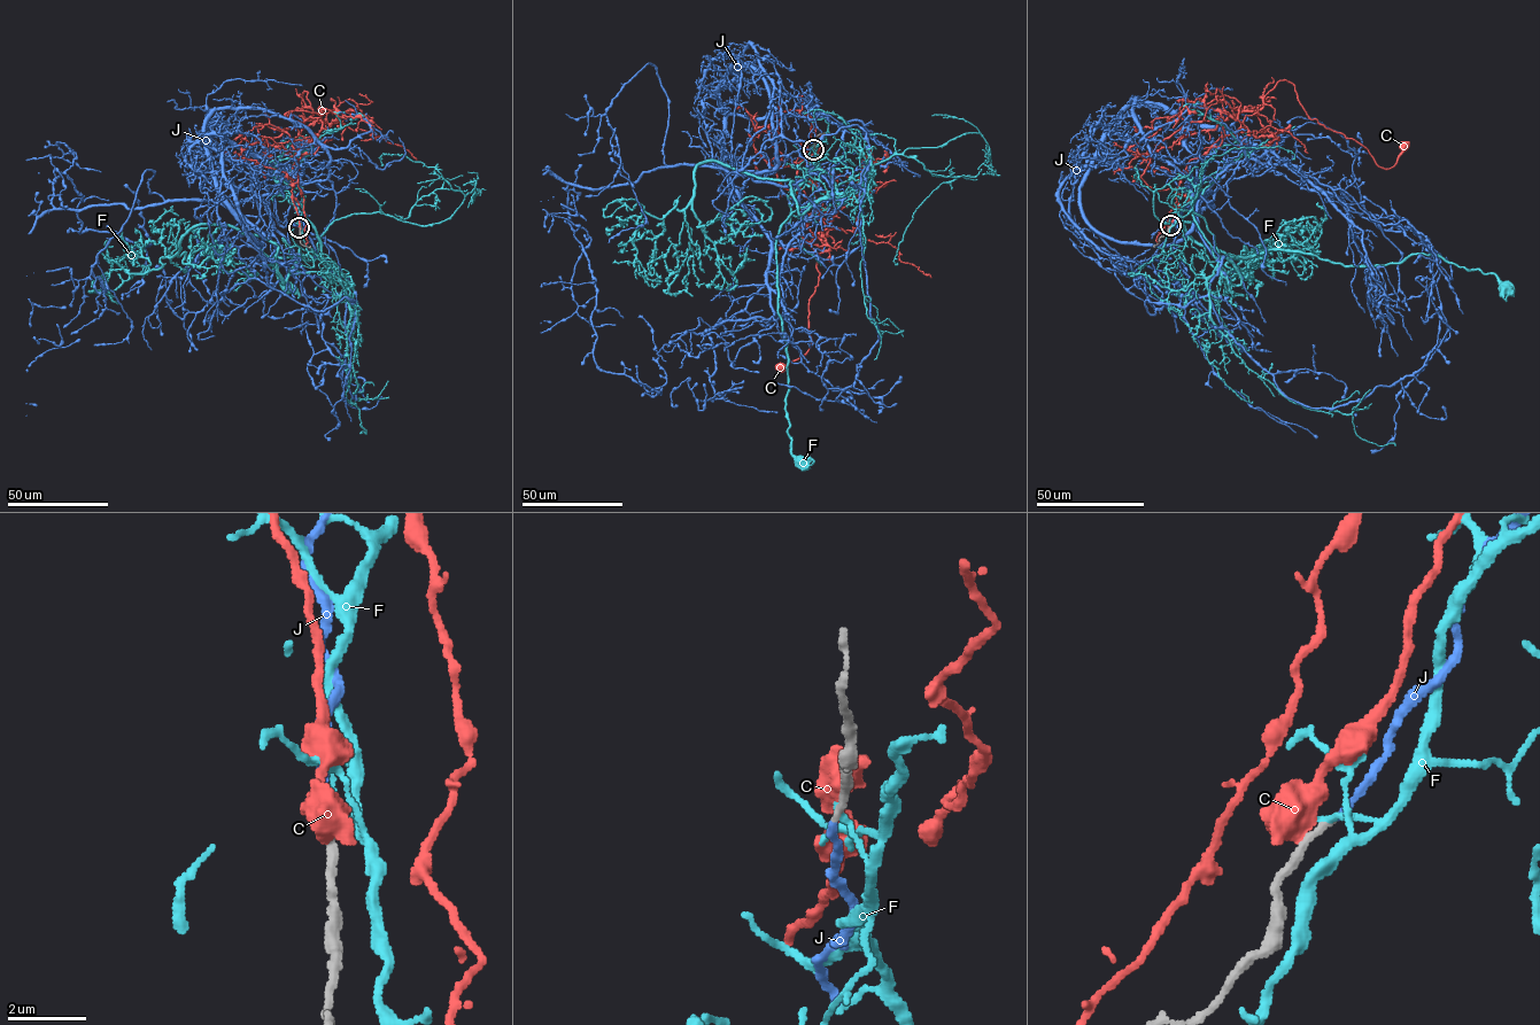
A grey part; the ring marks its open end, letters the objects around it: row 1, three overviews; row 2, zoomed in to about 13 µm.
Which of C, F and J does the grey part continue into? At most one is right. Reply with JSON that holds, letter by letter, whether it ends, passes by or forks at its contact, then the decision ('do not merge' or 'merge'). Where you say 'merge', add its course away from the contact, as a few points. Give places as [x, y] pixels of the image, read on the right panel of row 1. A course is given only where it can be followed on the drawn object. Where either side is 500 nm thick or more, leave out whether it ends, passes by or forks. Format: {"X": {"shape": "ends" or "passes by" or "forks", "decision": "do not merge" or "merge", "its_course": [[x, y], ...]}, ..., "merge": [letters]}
{"C": {"decision": "do not merge"}, "F": {"shape": "ends", "decision": "do not merge"}, "J": {"shape": "ends", "decision": "merge", "its_course": [[1170, 225], [1198, 179], [1151, 153], [1135, 98], [1225, 169], [1199, 207], [1094, 165], [1090, 227], [1357, 427]]}, "merge": ["J"]}

